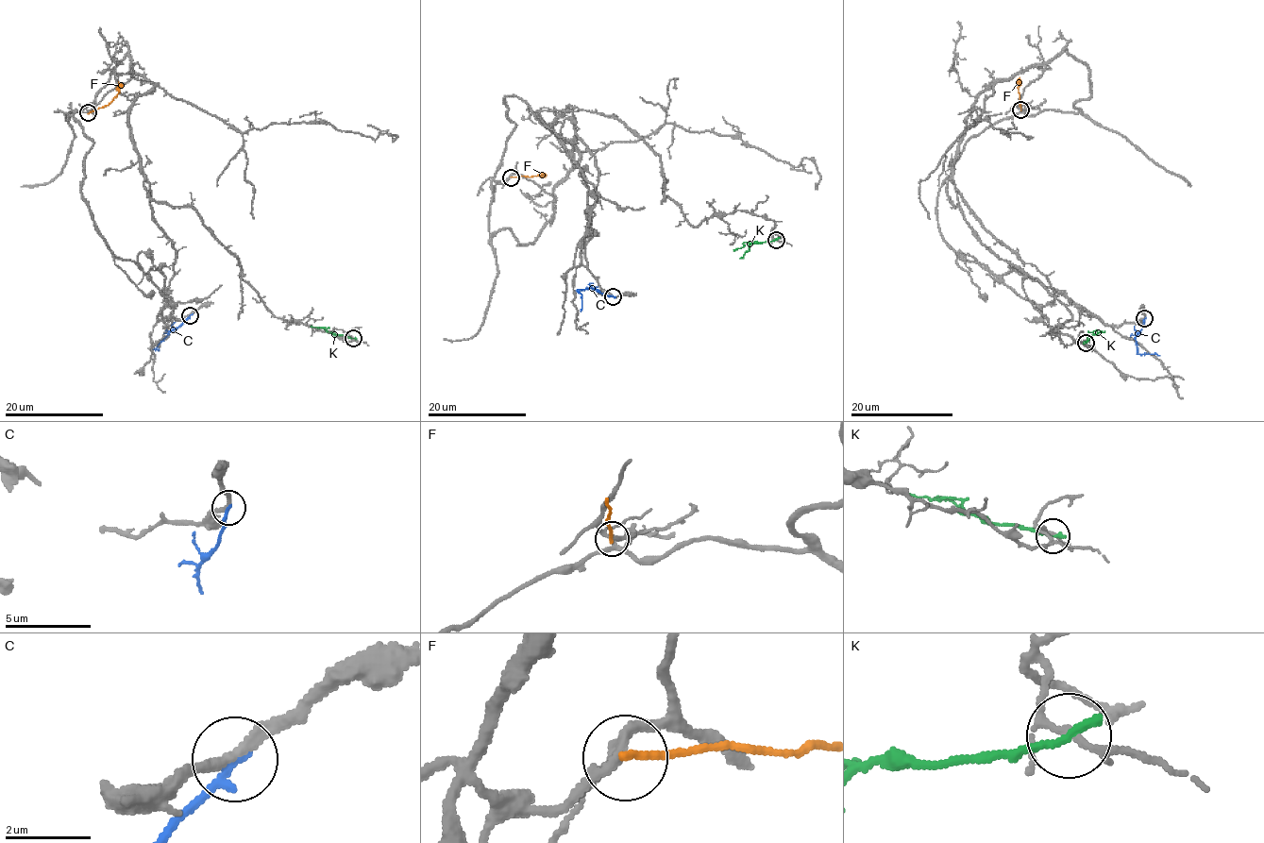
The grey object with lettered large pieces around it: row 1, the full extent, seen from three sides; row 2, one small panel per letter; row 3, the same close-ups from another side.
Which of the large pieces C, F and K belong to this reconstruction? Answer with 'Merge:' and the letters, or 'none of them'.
Merge: none of them

